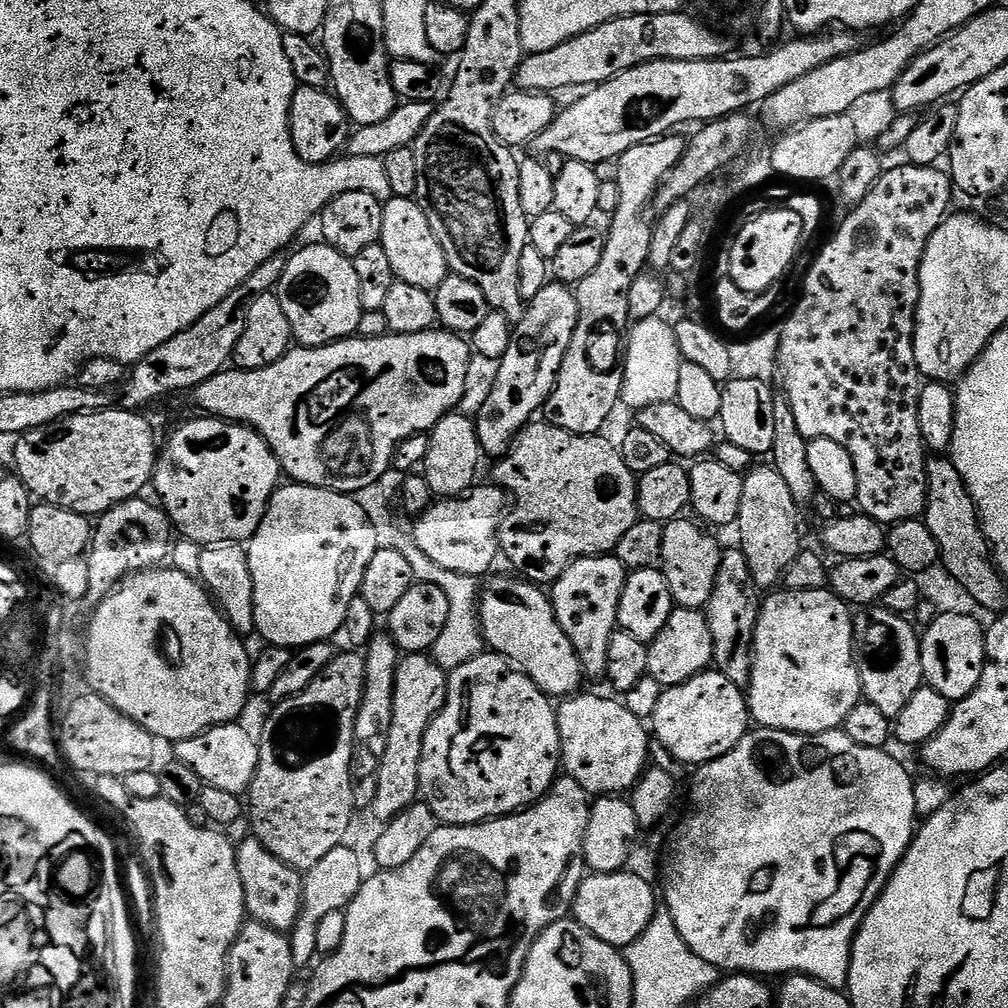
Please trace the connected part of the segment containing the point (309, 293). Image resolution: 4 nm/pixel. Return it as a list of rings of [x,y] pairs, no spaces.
[[[317,242],[309,248],[298,249],[293,256],[289,255],[287,262],[286,270],[274,291],[282,302],[282,310],[286,310],[286,318],[290,318],[295,343],[305,348],[320,348],[323,344],[333,344],[335,340],[347,340],[357,335],[358,322],[364,311],[358,298],[358,274],[354,274],[351,259],[329,244]]]

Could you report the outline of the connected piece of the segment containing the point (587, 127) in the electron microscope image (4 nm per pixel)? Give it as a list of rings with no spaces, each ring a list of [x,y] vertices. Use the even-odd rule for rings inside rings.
[[[821,30],[796,38],[800,40],[785,39],[769,47],[772,49],[765,56],[733,55],[723,60],[698,62],[655,60],[634,66],[585,91],[581,95],[585,96],[574,101],[565,112],[557,111],[550,126],[536,136],[534,148],[593,166],[601,166],[607,160],[615,162],[626,150],[667,136],[679,129],[676,128],[679,124],[722,120],[751,109],[751,104],[763,105],[770,94],[778,94],[782,86],[790,86],[802,74],[810,74],[810,70],[834,62],[834,58],[857,52],[862,40],[856,36],[859,35],[852,30]]]

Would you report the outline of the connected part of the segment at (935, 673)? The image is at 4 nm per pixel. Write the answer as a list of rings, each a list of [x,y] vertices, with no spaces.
[[[939,613],[931,625],[925,627],[920,642],[924,684],[938,690],[949,702],[966,698],[978,686],[984,669],[985,630],[963,614]]]

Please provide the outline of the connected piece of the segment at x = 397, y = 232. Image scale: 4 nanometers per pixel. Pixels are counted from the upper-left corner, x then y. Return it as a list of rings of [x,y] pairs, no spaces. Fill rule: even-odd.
[[[393,196],[384,204],[382,234],[378,242],[386,250],[397,280],[410,282],[410,286],[434,290],[450,274],[446,254],[415,199]]]

